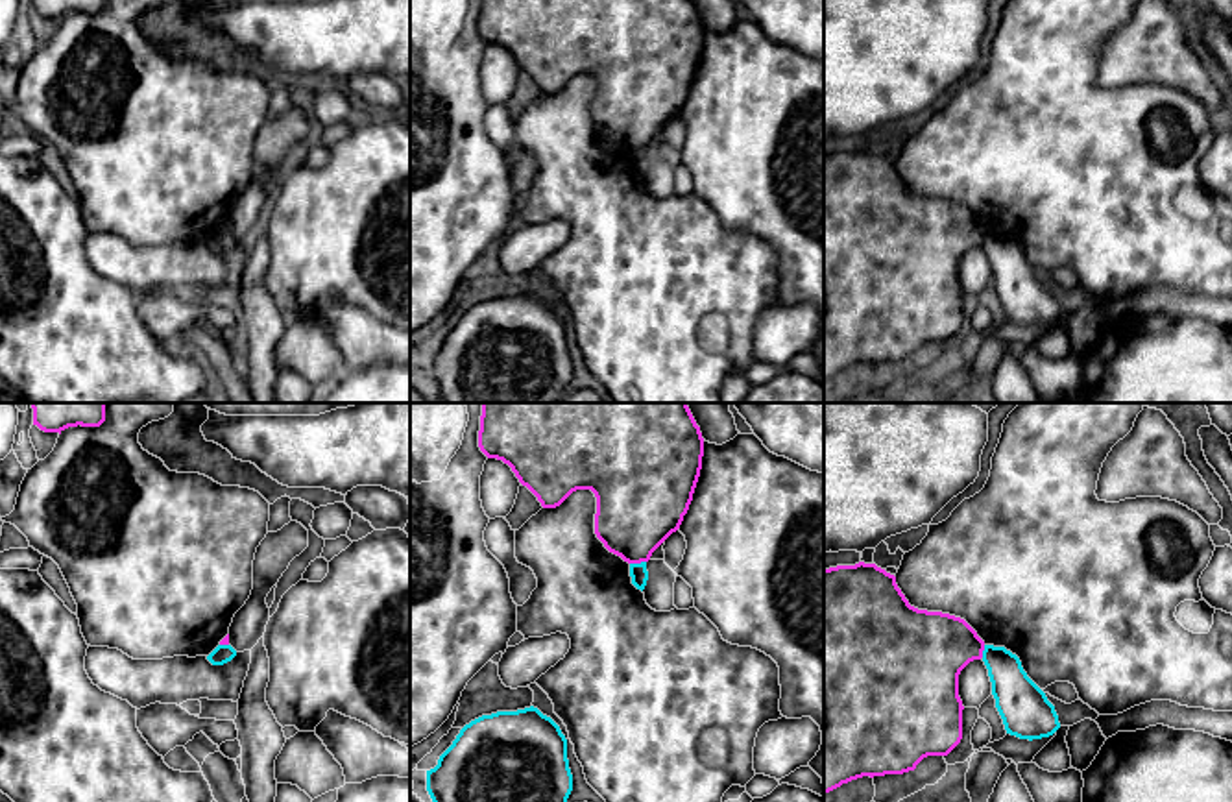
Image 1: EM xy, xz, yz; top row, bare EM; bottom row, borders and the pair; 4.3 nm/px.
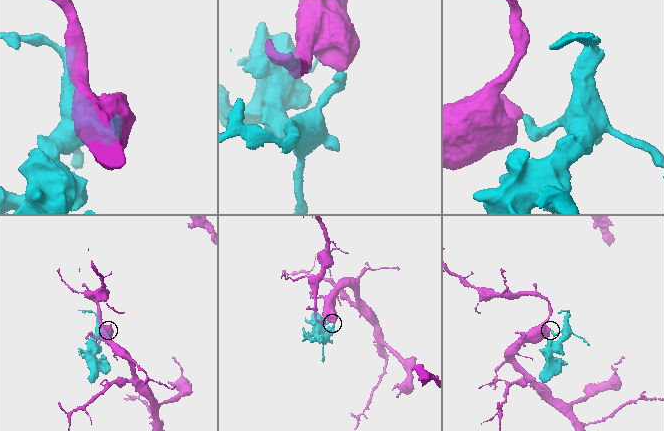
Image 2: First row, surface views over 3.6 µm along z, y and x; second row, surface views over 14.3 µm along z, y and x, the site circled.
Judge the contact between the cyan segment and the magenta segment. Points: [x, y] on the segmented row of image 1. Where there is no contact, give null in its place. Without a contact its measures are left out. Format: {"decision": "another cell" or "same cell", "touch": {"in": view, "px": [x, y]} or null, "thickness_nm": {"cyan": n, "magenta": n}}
{"decision": "another cell", "touch": {"in": "xz", "px": [638, 564]}, "thickness_nm": {"cyan": 80, "magenta": 360}}

